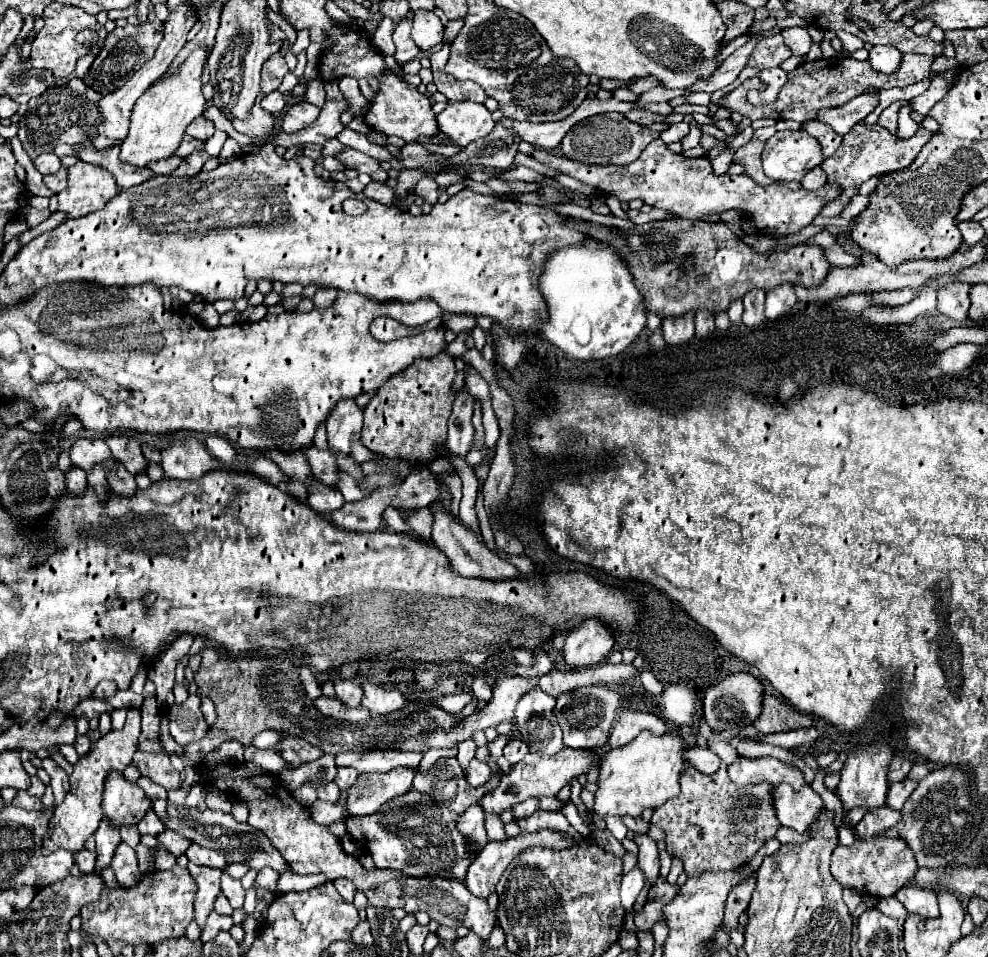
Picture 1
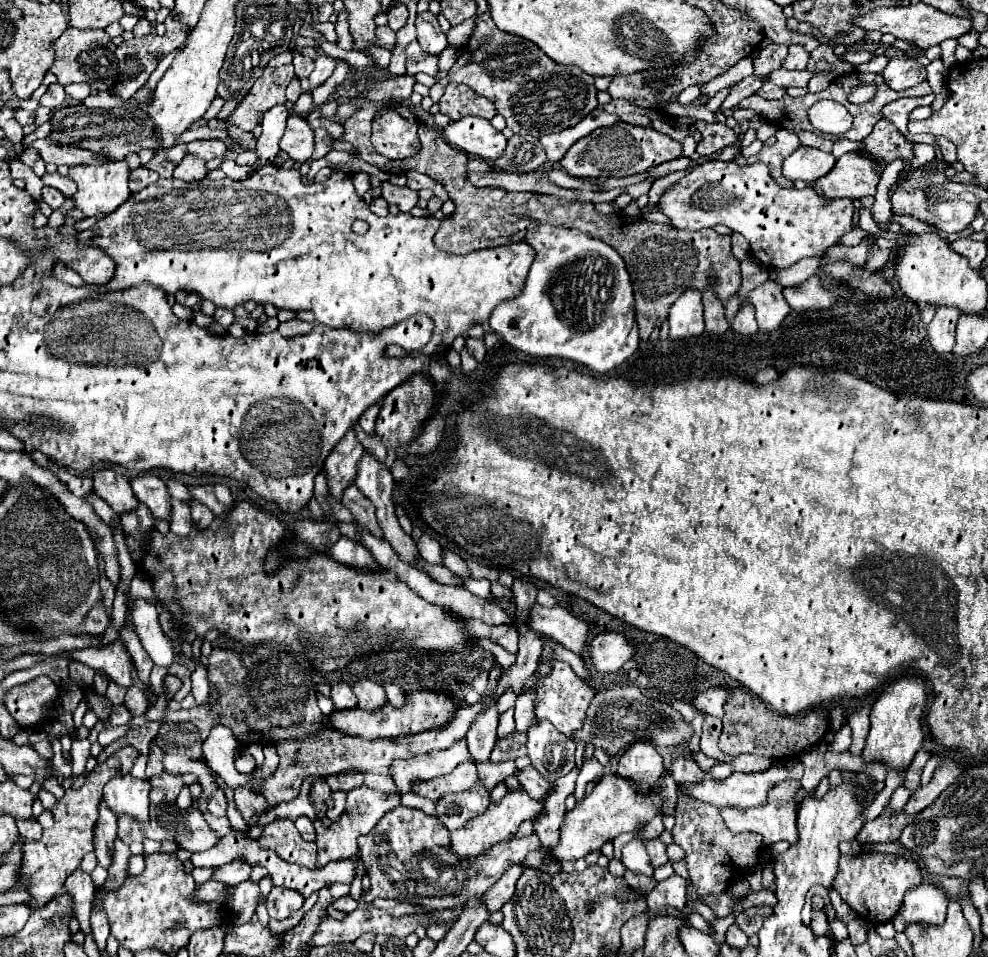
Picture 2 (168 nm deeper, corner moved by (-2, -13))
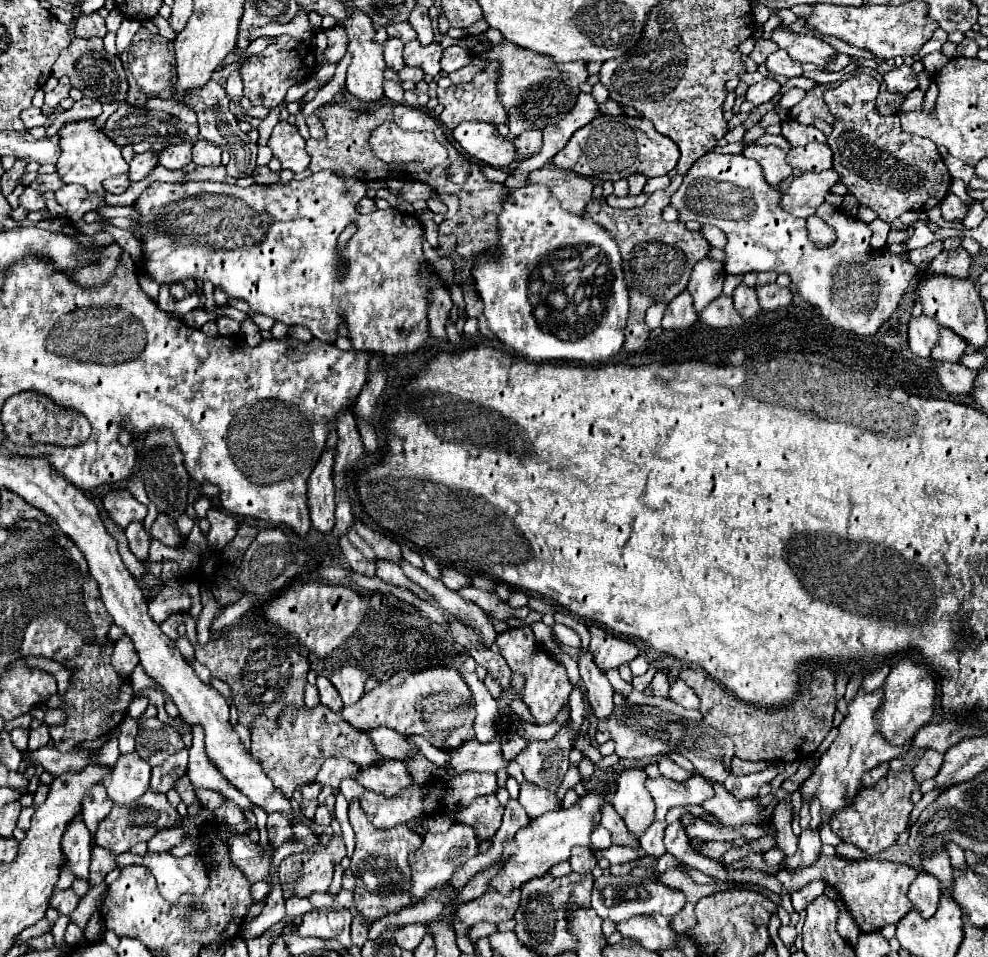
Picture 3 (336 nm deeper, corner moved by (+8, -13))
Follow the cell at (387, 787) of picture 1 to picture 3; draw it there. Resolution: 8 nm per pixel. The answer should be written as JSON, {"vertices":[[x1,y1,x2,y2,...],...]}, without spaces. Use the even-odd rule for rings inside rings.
{"vertices":[[334,835,324,847,286,857,278,867,284,897,310,897,312,893,326,891,334,863,340,863,342,857,346,857,346,845,340,835]]}

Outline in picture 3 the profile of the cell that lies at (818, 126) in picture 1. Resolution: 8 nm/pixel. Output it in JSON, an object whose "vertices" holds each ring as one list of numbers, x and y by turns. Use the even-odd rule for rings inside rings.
{"vertices":[[784,121,782,123,782,135,794,145,794,147,800,147,800,145,808,145,810,141,820,141,824,143,826,141,826,135,816,129,814,125,802,125,798,121]]}

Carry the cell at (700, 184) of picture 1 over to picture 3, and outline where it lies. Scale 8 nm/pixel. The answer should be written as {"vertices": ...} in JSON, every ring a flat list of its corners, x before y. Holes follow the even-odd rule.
{"vertices":[[706,153,702,159,698,159,692,169,684,175,684,181,680,189,672,195,672,205,680,211,680,221,698,221,698,223,710,223,716,227,722,227,726,235,724,245,724,269,730,275,738,273,750,273,750,271,776,271,786,273,792,279,792,285,798,289,798,293,810,301,810,305,818,307,820,313,834,325,844,331,852,331,856,335,876,335,882,323,894,313,898,307,904,291,908,289,910,281,920,273,920,269,912,261,900,259,900,255,894,255,892,251,884,249,872,249,870,237,872,229,860,219,848,217,838,207,832,207,828,203,822,203,816,211,818,217,828,221,838,241,828,249,816,249,806,237,806,219,792,217,778,205,778,191,770,187,762,177,762,167,756,161,746,159,744,155,720,155,720,153]]}

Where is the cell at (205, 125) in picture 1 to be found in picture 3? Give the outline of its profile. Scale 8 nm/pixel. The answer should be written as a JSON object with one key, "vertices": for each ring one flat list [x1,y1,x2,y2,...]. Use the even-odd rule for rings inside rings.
{"vertices":[[198,139,194,143,194,149,192,149,192,161,196,165,204,165,204,167,216,167,216,165,222,165,220,163,220,147,212,145,210,141,204,141,204,139]]}

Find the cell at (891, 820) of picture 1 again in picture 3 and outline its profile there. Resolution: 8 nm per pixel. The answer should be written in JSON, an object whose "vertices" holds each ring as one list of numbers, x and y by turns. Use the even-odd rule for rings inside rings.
{"vertices":[[888,771,888,775,884,779,880,779,874,787,868,787,868,789,862,787,862,793,858,793,858,797,854,797,854,805,848,805,846,809,838,809,838,813,834,813,834,817,830,817,832,831,844,843,850,843,850,845,862,849,866,855,874,857,880,851,892,847,896,837,908,827,908,817,914,807,910,795,916,789,920,789,920,783,914,781,912,771,902,771,902,773]]}

